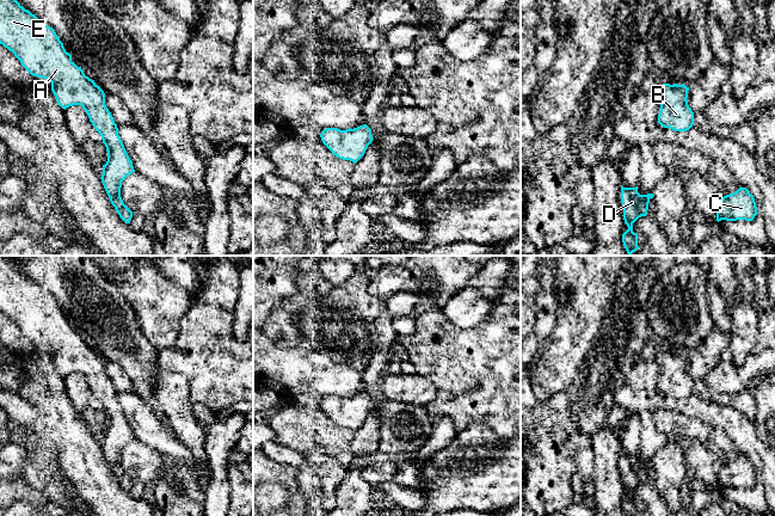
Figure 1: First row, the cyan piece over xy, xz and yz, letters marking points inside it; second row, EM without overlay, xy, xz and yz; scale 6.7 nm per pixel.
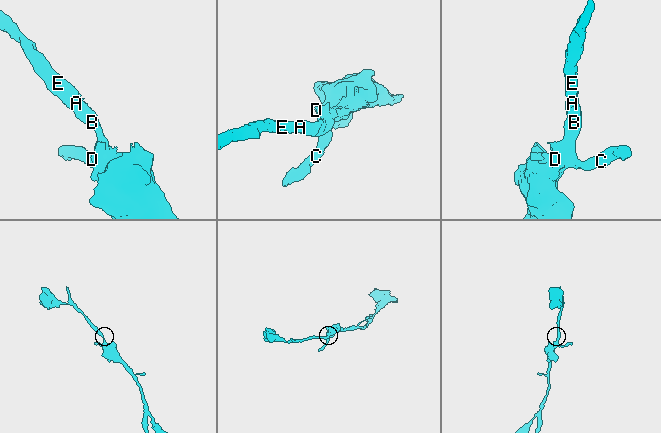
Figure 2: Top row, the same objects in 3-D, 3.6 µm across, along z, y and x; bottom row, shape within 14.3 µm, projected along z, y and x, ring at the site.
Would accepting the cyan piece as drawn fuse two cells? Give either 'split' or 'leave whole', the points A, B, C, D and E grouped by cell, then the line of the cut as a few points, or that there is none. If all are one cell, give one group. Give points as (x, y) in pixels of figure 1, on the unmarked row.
leave whole; groups A B C D E; cut none

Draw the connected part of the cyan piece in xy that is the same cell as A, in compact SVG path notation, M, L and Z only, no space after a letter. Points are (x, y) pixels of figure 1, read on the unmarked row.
M0 256L0 312L12 319L31 343L48 346L51 350L51 358L61 375L66 377L73 373L81 373L86 379L90 389L100 401L107 419L107 429L103 432L103 442L100 444L102 450L119 485L125 491L130 491L133 479L124 472L121 465L121 455L122 449L135 437L118 403L117 392L105 373L104 358L94 348L85 343L81 334L78 334L72 328L72 322L66 319L54 296L25 277L4 256Z

